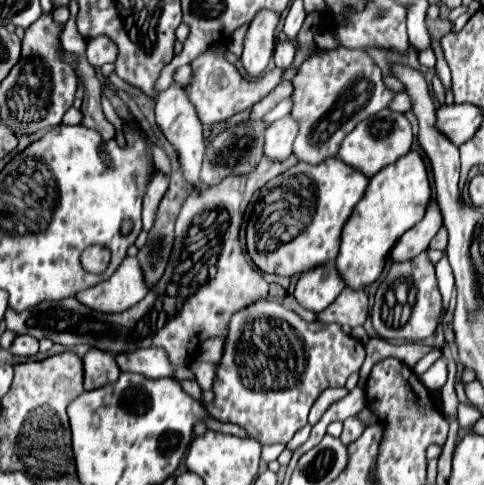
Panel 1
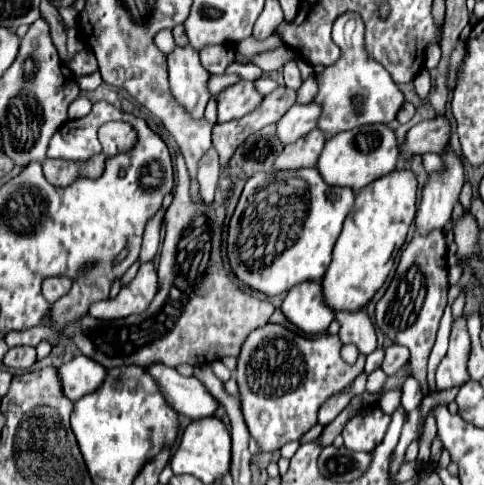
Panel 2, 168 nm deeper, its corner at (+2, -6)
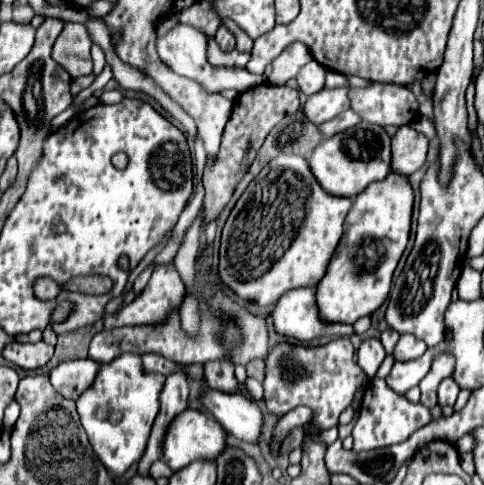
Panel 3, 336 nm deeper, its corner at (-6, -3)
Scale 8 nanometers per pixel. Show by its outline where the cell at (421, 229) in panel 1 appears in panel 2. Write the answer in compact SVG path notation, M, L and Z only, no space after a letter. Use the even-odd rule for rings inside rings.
M450 148L442 154L442 158L448 168L446 174L430 176L422 190L422 200L414 220L414 230L418 234L442 230L450 222L452 206L456 204L464 186L462 160Z

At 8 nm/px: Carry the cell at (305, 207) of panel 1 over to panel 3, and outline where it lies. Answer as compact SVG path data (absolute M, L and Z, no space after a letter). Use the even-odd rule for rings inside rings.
M278 155L264 167L236 201L220 239L218 273L222 283L240 299L254 301L262 307L274 305L286 291L298 287L316 287L322 279L330 257L342 237L342 225L352 201L328 195L314 179L308 163L300 155Z

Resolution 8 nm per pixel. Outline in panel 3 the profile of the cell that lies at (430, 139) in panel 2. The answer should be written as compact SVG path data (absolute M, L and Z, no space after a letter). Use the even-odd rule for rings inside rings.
M410 125L400 127L392 135L392 171L404 177L410 177L426 161L428 139L414 131ZM416 167L416 169L414 169Z

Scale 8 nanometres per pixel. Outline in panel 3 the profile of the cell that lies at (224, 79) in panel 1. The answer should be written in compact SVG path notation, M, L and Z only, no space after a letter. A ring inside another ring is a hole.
M220 27L218 29L218 33L216 33L216 41L218 41L218 45L222 47L222 49L226 49L226 51L230 51L232 49L232 45L236 45L236 37L234 37L234 33L228 29L228 27Z

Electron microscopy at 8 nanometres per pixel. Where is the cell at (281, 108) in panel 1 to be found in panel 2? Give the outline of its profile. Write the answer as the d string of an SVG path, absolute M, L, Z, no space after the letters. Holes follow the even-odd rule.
M314 74L300 86L300 92L296 92L296 102L310 102L316 94L316 82L314 82Z

